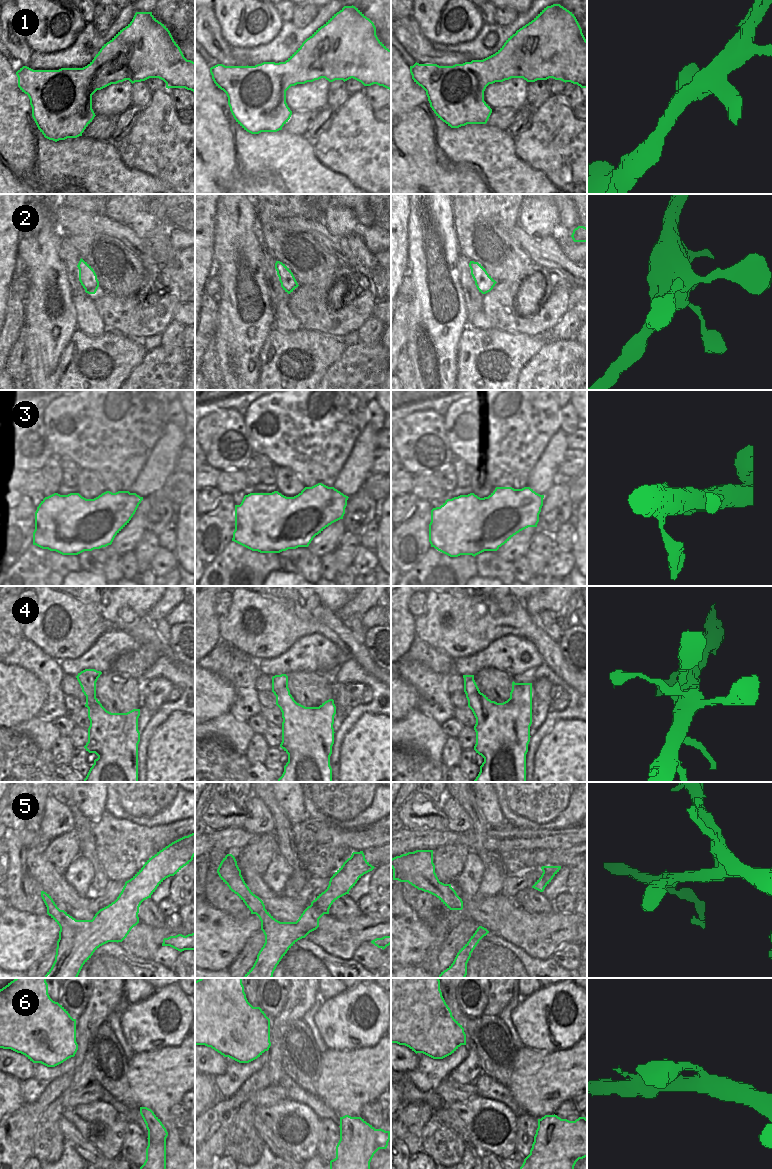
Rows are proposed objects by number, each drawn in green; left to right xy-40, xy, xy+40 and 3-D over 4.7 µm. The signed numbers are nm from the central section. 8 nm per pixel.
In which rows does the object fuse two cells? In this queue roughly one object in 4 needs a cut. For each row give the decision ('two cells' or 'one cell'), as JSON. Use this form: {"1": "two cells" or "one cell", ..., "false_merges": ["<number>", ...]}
{"1": "one cell", "2": "one cell", "3": "one cell", "4": "one cell", "5": "one cell", "6": "one cell", "false_merges": []}

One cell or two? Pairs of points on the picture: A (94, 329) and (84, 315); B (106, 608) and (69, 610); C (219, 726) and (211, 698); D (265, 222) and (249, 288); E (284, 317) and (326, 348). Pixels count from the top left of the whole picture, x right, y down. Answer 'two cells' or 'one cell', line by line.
A: one cell
B: two cells
C: two cells
D: two cells
E: two cells

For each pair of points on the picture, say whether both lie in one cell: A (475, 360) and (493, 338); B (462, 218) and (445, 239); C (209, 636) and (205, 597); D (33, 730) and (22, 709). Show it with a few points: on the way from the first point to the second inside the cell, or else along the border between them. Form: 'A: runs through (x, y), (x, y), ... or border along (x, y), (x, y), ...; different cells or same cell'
A: runs through (480, 355), (491, 343); same cell
B: border along (452, 205), (452, 222), (460, 251); different cells
C: runs through (205, 626), (205, 607); same cell
D: border along (35, 716), (17, 724), (13, 728); different cells

